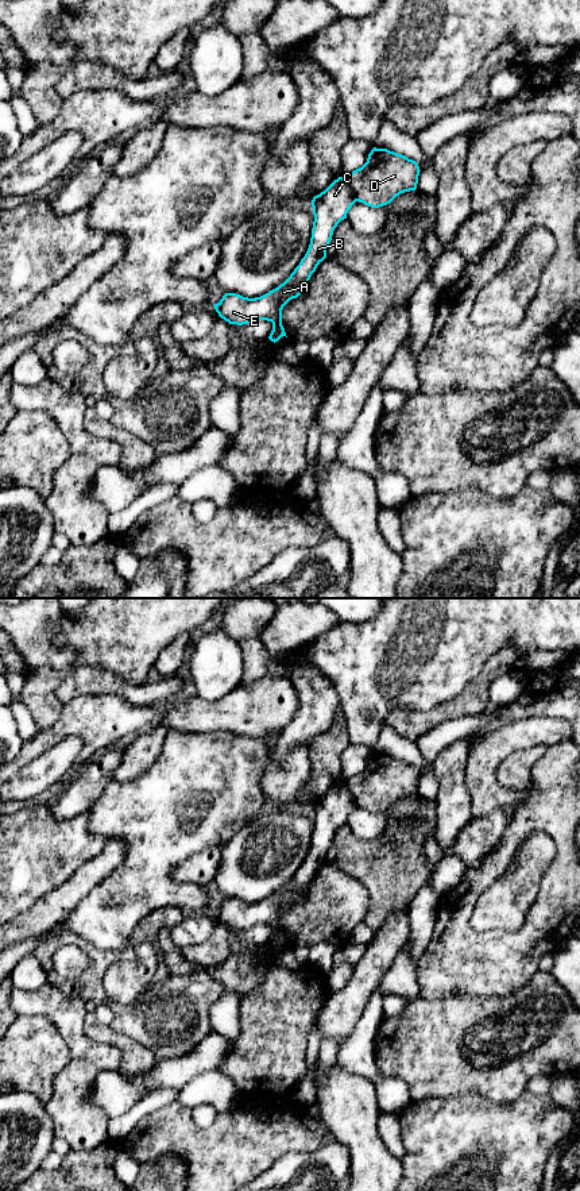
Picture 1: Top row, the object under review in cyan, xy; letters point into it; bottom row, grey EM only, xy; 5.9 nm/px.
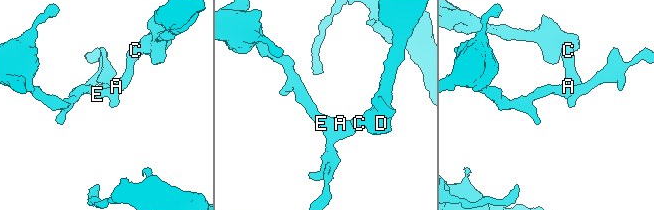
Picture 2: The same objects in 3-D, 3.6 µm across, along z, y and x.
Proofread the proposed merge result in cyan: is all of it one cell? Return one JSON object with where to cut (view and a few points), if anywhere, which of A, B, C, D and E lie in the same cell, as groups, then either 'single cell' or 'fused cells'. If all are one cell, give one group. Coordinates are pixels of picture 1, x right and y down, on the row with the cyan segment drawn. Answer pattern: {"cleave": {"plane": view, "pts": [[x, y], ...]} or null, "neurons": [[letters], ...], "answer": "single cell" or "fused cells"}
{"cleave": {"plane": "xy", "pts": [[344, 178], [356, 200]]}, "neurons": [["A", "B", "C", "E"], ["D"]], "answer": "fused cells"}

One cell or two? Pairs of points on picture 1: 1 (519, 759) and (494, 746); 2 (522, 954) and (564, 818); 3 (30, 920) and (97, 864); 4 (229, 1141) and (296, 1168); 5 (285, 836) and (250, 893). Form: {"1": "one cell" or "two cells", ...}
{"1": "two cells", "2": "one cell", "3": "one cell", "4": "two cells", "5": "one cell"}

